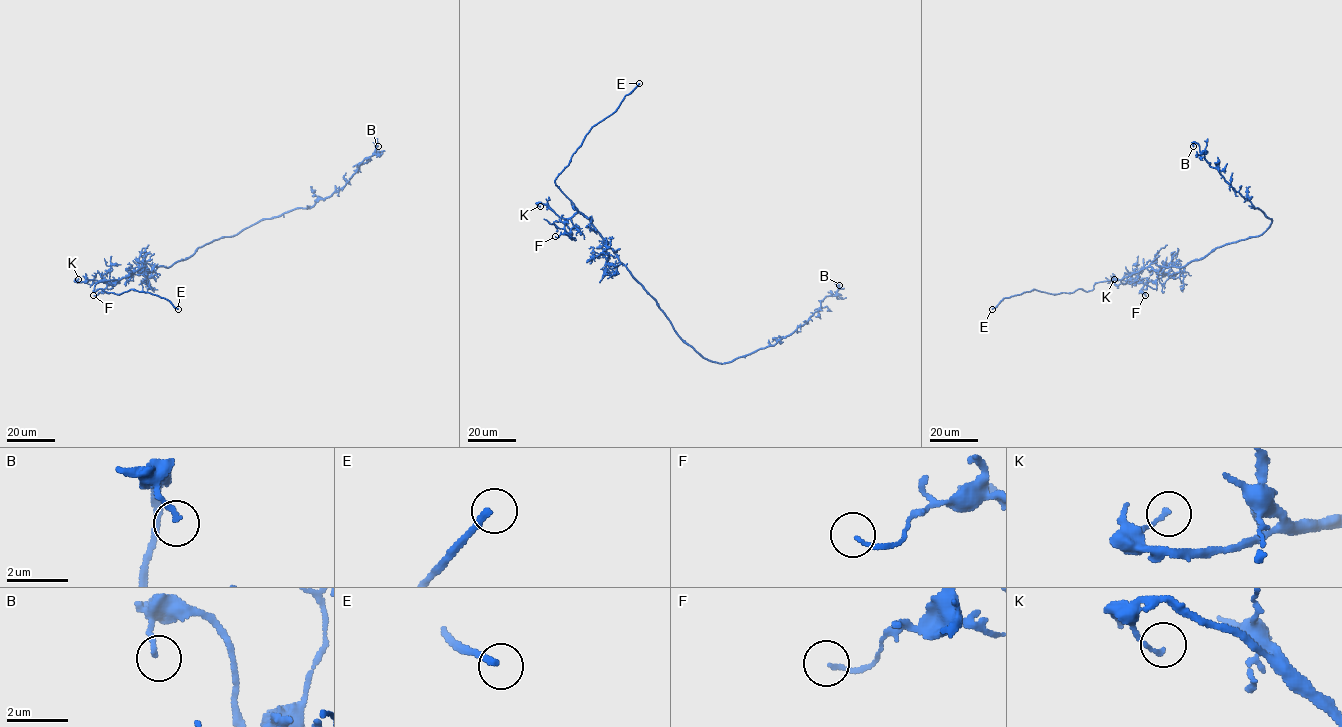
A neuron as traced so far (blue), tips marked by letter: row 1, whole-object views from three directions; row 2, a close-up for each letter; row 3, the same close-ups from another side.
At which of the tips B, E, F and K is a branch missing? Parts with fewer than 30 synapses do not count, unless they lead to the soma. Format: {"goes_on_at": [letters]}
{"goes_on_at": ["E"]}

